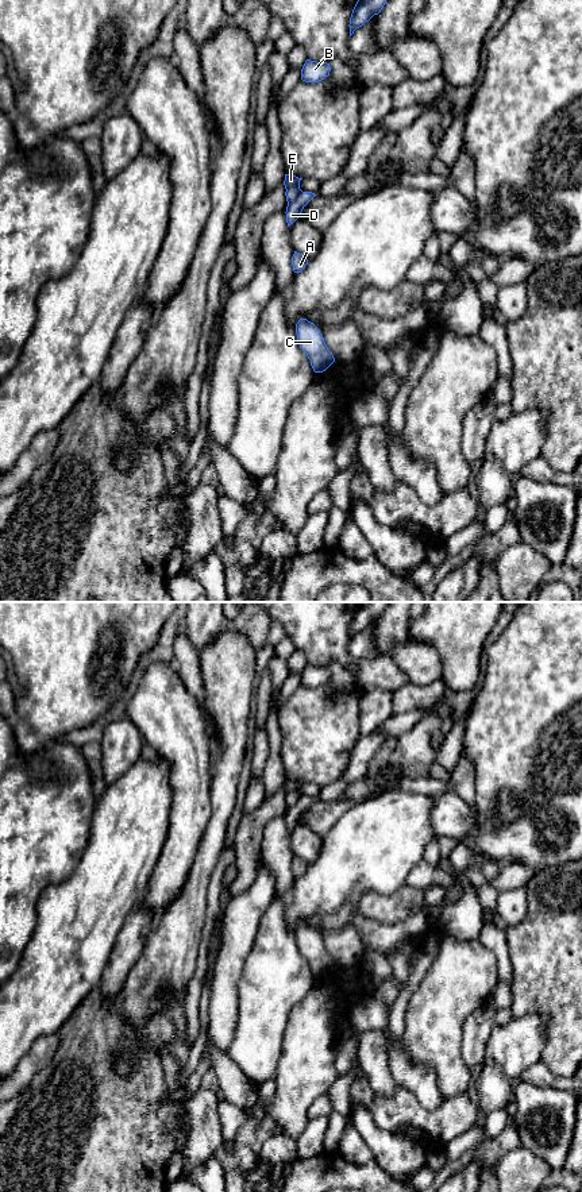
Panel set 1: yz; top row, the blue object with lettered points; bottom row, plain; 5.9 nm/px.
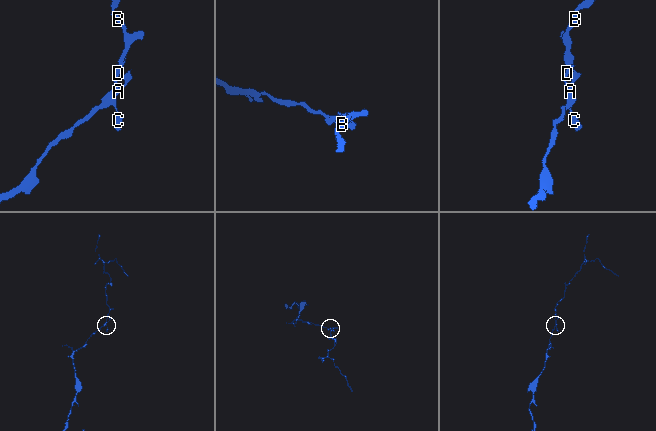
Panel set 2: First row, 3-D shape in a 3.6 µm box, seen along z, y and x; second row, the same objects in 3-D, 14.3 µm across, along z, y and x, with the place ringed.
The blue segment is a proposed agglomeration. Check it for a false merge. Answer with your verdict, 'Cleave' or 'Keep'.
Cleave

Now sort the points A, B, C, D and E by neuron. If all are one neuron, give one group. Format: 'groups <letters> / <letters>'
groups A C D / B E

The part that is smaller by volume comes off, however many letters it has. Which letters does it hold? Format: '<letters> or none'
B, E

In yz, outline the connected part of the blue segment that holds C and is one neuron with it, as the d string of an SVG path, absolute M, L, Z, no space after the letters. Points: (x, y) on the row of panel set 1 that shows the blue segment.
M300 319L296 324L297 342L307 354L315 373L325 371L335 358L328 350L320 329L307 319Z

